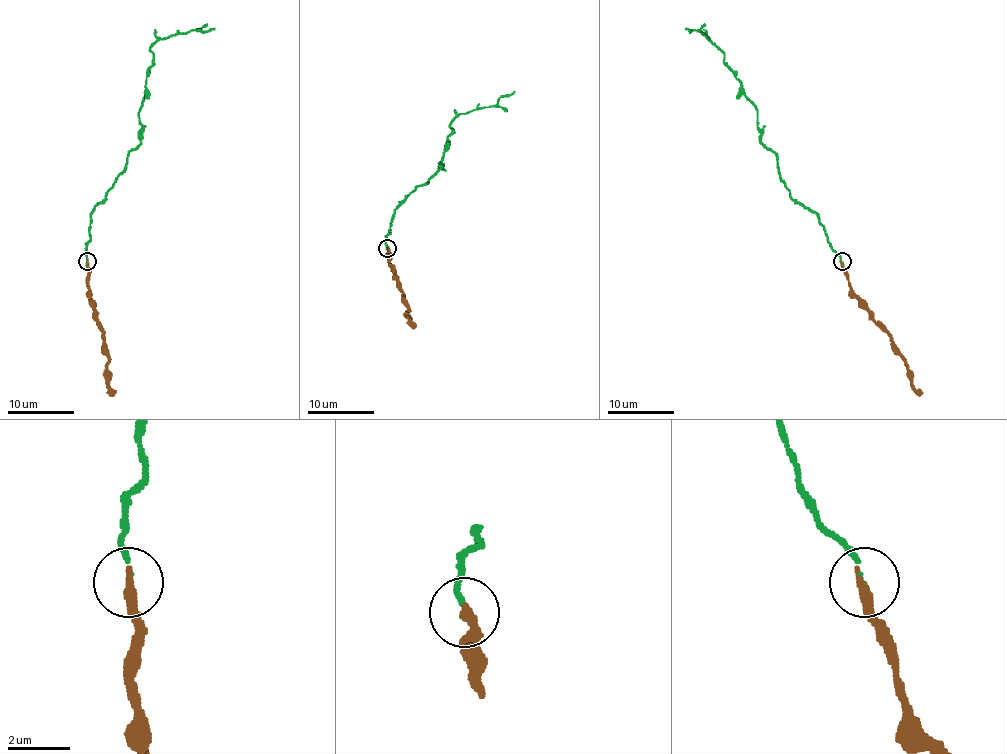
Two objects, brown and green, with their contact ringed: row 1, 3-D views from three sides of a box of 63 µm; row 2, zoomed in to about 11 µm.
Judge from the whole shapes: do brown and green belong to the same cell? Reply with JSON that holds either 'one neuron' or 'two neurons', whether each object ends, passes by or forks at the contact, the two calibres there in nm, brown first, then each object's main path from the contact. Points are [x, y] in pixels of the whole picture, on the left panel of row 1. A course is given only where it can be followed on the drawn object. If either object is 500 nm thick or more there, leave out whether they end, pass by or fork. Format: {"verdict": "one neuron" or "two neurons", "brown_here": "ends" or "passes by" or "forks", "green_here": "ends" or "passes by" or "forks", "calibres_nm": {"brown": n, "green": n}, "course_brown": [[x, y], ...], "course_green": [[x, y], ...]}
{"verdict": "two neurons", "brown_here": "ends", "green_here": "ends", "calibres_nm": {"brown": 340, "green": 50}, "course_brown": [[87, 261], [94, 317], [108, 360], [107, 385], [113, 395]], "course_green": [[87, 261], [94, 208], [140, 143], [138, 110], [147, 70], [153, 64], [150, 47], [160, 39], [215, 29]]}

